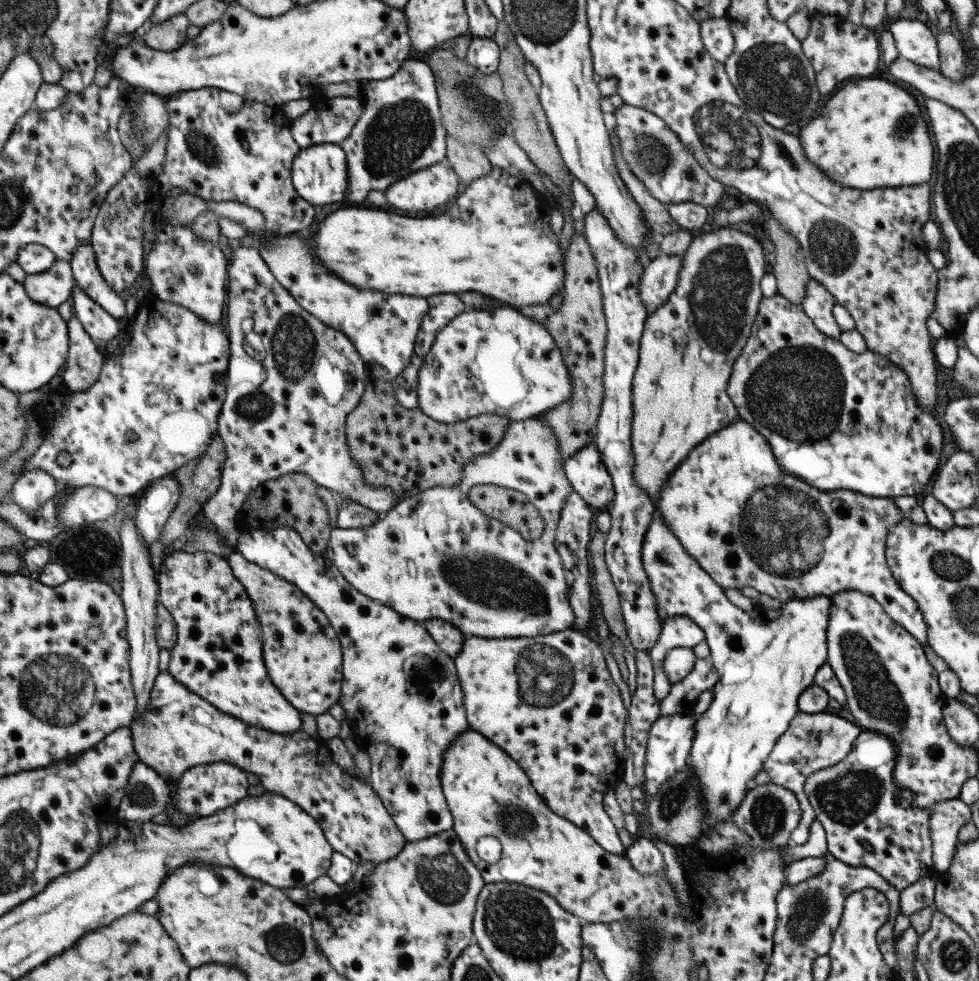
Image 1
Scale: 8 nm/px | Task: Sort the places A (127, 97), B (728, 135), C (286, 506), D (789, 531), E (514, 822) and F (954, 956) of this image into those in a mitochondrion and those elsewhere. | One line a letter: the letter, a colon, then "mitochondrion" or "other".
A: other
B: mitochondrion
C: other
D: mitochondrion
E: mitochondrion
F: mitochondrion

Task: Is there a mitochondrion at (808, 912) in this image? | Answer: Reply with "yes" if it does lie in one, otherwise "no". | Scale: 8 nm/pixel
yes

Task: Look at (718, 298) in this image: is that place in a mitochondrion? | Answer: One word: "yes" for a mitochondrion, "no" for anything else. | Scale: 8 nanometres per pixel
yes

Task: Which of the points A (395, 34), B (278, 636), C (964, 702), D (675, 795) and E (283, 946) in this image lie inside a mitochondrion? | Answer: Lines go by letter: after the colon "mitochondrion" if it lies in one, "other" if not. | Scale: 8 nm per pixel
A: other
B: other
C: other
D: mitochondrion
E: mitochondrion

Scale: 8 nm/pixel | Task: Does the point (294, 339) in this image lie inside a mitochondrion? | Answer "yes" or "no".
yes

